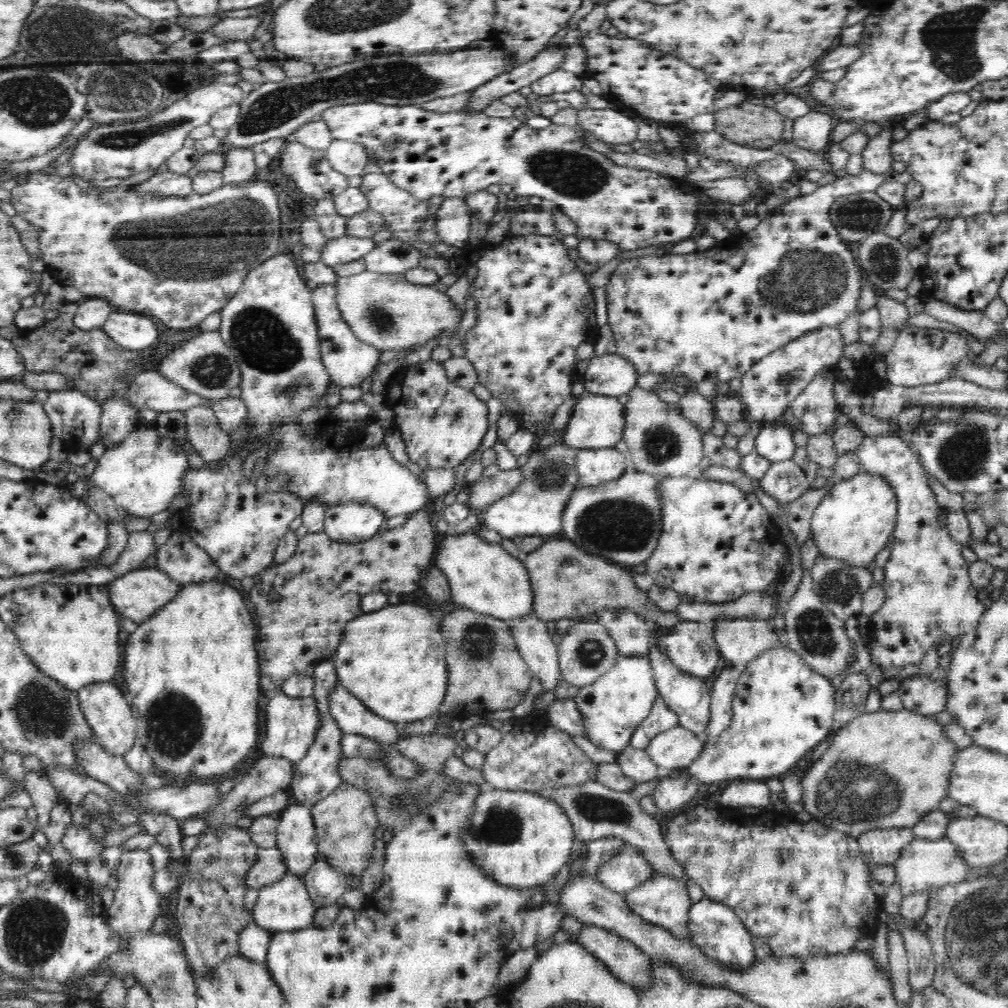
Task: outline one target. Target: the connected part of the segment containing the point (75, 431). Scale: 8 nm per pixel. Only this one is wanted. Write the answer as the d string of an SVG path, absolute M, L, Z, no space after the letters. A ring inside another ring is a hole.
M58 390L50 392L46 401L43 402L43 409L47 412L52 423L52 434L56 438L74 438L80 442L82 448L89 449L100 439L100 422L102 405L97 400L86 396L83 392L74 390Z

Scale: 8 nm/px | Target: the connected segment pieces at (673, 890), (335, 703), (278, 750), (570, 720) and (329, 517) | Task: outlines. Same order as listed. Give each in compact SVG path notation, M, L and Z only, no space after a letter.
M653 874L648 880L642 884L635 886L631 891L624 894L629 910L637 914L645 922L649 922L654 926L664 928L677 936L677 938L689 938L690 929L688 928L688 912L692 908L692 900L688 895L688 889L682 881L676 880L676 877L670 875Z
M339 682L328 694L328 706L337 726L346 735L358 735L374 743L396 744L401 735L398 725L385 720L364 707Z
M280 690L271 695L266 705L266 734L262 738L260 749L268 757L281 757L292 762L300 761L314 744L318 730L320 730L320 713L316 699L313 696L290 698Z
M555 699L548 705L548 720L560 731L572 736L586 736L584 717L576 707L575 699Z
M344 502L344 504L334 504L334 506L325 506L325 520L323 531L330 540L344 542L346 544L356 544L370 540L372 536L380 533L380 526L384 524L384 514L376 511L376 508L369 504L360 504L359 502Z

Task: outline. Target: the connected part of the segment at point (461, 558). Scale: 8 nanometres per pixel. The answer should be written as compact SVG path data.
M448 533L440 537L438 554L436 554L434 564L448 579L451 588L451 606L467 608L480 614L502 619L507 623L518 617L532 614L533 592L527 570L519 559L505 551L501 544L488 543L476 533Z

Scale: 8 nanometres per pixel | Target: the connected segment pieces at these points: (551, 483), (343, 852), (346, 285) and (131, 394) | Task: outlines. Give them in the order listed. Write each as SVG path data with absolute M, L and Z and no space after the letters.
M553 444L543 451L532 452L524 466L520 484L498 502L483 510L482 522L502 537L542 536L544 539L559 537L562 532L563 515L572 492L579 487L574 469L576 449L564 444Z
M343 781L343 784L340 784L332 794L311 807L319 855L324 858L326 863L336 870L342 871L346 876L361 877L362 872L368 868L372 852L375 849L374 832L376 832L379 822L369 794Z
M366 270L355 276L340 277L335 287L341 316L362 342L373 346L379 353L382 350L392 350L394 354L401 357L424 348L432 338L438 338L438 336L442 338L440 344L447 346L450 338L460 330L463 313L446 293L438 292L433 286L410 284L403 275L380 275Z
M154 370L142 372L126 388L126 399L140 409L150 408L158 412L182 412L192 406L212 403L210 399L174 385Z

